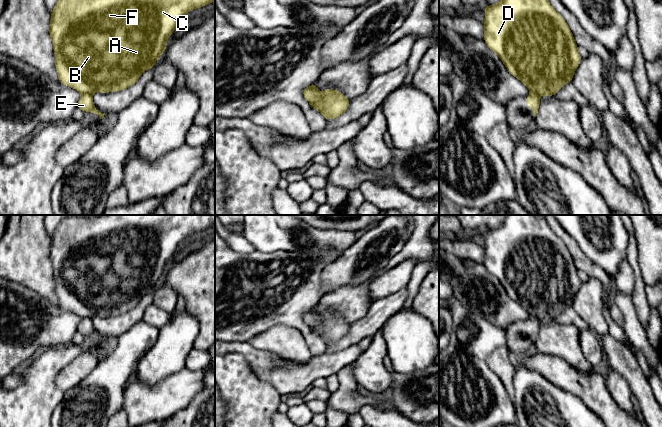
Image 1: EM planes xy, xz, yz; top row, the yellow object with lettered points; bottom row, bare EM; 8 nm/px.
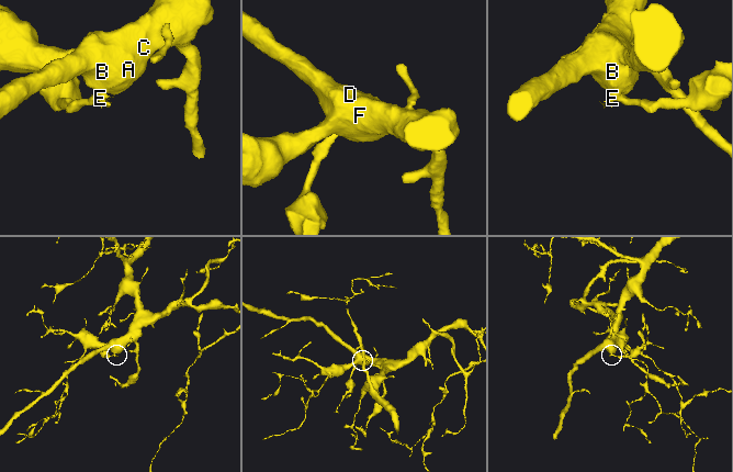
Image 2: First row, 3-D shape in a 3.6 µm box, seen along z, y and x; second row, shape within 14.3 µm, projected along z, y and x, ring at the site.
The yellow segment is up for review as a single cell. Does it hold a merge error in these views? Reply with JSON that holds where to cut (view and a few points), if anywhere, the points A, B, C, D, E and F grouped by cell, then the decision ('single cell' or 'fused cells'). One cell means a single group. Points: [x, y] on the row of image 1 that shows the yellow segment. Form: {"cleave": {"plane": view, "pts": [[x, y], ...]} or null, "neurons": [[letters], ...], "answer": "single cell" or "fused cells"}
{"cleave": {"plane": "xy", "pts": [[90, 93], [83, 95]]}, "neurons": [["A", "B", "C", "D", "F"], ["E"]], "answer": "fused cells"}

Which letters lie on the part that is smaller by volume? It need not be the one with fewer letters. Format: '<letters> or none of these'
E

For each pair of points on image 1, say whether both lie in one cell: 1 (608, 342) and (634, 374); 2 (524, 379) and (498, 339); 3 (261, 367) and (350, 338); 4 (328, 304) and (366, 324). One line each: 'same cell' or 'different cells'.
1: same cell
2: different cells
3: different cells
4: different cells

